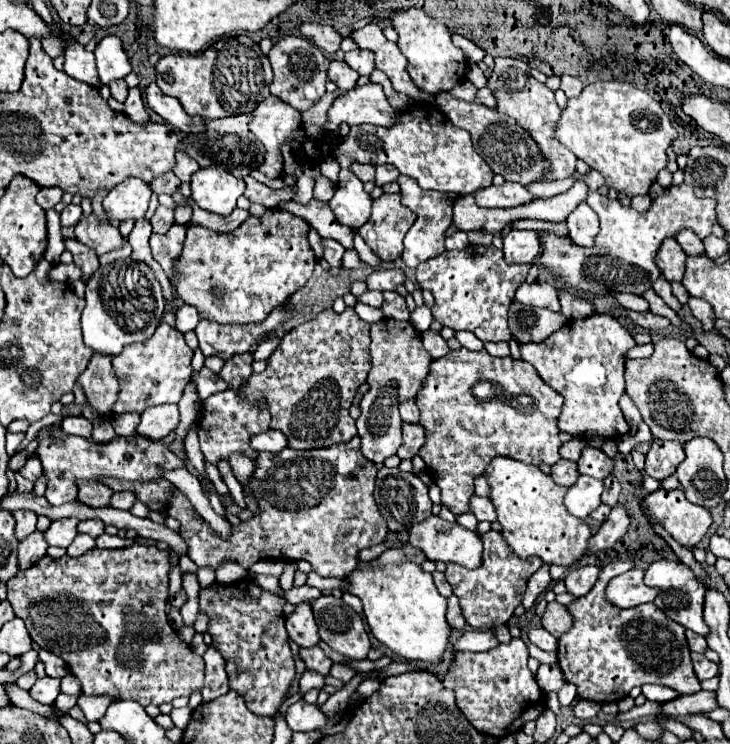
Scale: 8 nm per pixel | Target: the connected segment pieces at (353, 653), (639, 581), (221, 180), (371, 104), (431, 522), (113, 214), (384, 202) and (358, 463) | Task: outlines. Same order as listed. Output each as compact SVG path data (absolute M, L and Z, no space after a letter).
M330 594L320 596L310 602L314 620L320 628L320 638L336 652L352 658L364 660L370 646L362 618L340 598Z
M632 570L620 574L608 582L606 596L620 608L632 608L644 602L654 602L660 594L660 588L652 588L644 584L644 570Z
M200 168L192 176L192 200L206 212L214 212L220 216L228 216L236 208L236 200L244 194L244 180L234 178L220 168Z
M370 82L366 86L356 86L350 92L340 94L332 102L328 110L328 122L324 126L324 132L338 134L340 124L392 126L394 120L396 120L396 112L388 104L382 88Z
M430 516L428 520L410 528L410 544L420 548L428 556L428 560L432 560L432 562L444 562L444 564L454 562L454 564L460 564L470 570L476 570L482 566L482 540L480 540L480 536L466 530L458 522L446 522L440 516Z
M128 178L104 198L104 212L110 220L138 220L146 214L152 190L140 178Z
M382 194L374 200L372 216L358 234L382 262L394 262L402 254L402 240L414 220L416 214L400 204L398 194Z
M356 436L348 444L334 444L330 448L320 448L320 450L296 452L292 448L284 448L276 454L268 454L268 452L258 454L254 460L254 472L248 486L256 498L260 512L256 512L248 522L240 522L238 526L232 526L230 540L220 538L212 530L212 526L200 518L200 514L190 504L190 500L178 488L174 488L174 496L168 502L166 510L172 518L180 522L180 534L188 542L188 556L192 558L192 562L196 562L196 566L210 566L216 570L224 560L234 560L248 570L260 558L282 560L282 562L306 560L320 576L344 578L358 566L358 552L380 544L388 532L384 518L380 516L380 510L376 508L372 496L374 480L376 480L376 468L370 460L364 460L360 452L360 438Z

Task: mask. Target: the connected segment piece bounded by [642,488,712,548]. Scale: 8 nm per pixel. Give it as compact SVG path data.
M656 490L644 498L644 514L656 518L676 542L694 548L712 524L706 508L686 500L682 490Z

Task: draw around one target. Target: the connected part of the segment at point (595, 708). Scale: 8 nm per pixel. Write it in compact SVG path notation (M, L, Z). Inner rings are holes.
M578 700L578 704L574 706L574 716L582 718L582 720L590 720L600 712L600 704L590 702L590 700Z

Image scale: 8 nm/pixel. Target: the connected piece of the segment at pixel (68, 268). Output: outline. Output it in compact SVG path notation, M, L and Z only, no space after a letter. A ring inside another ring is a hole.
M58 264L58 266L48 270L48 280L58 280L58 282L72 284L80 278L82 278L82 270L76 264Z

